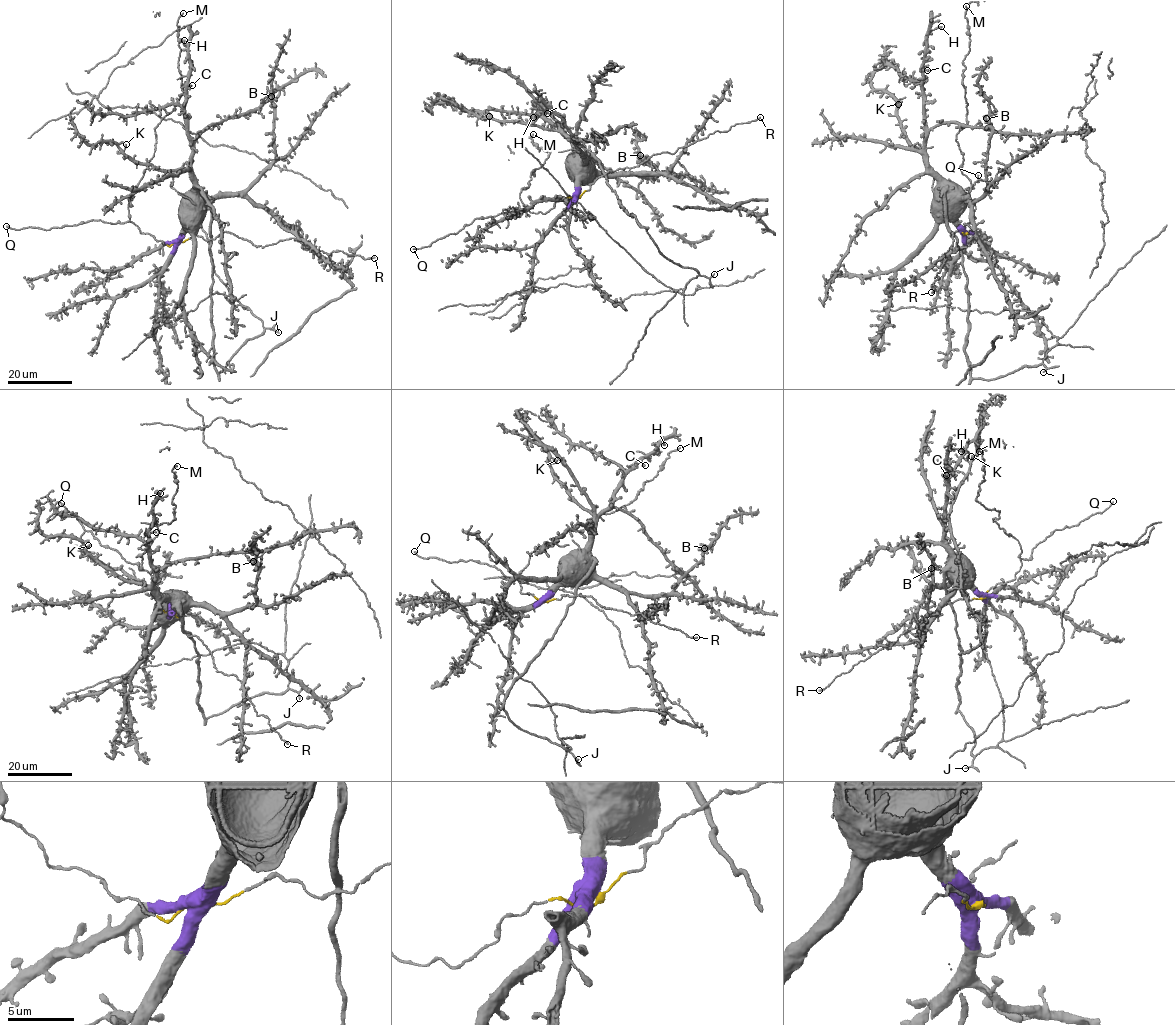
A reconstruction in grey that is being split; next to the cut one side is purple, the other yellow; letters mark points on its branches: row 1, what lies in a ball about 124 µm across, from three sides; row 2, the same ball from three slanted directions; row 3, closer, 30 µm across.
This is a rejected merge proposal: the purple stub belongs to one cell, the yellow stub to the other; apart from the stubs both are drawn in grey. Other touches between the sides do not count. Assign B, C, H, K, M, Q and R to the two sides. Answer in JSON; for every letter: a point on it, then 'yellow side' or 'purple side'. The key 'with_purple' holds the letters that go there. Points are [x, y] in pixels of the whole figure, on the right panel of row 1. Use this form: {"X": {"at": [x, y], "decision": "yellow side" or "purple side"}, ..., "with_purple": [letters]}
{"B": {"at": [986, 118], "decision": "purple side"}, "C": {"at": [927, 70], "decision": "purple side"}, "H": {"at": [941, 26], "decision": "purple side"}, "K": {"at": [898, 104], "decision": "purple side"}, "M": {"at": [966, 6], "decision": "yellow side"}, "Q": {"at": [978, 175], "decision": "yellow side"}, "R": {"at": [931, 292], "decision": "yellow side"}, "with_purple": ["B", "C", "H", "K"]}

